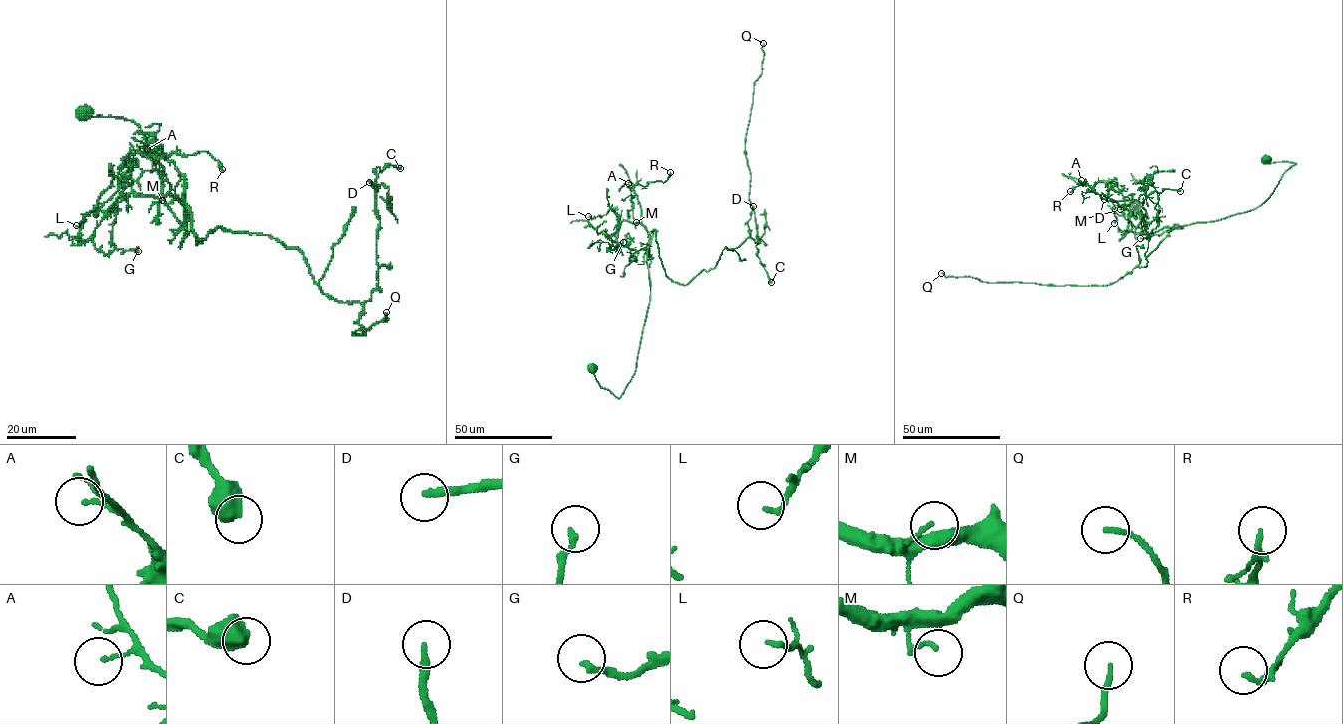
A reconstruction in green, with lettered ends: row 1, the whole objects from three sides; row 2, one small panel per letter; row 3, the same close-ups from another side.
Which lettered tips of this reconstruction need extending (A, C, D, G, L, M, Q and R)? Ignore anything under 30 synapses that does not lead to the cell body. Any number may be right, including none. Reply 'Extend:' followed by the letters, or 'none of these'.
Extend: D, Q

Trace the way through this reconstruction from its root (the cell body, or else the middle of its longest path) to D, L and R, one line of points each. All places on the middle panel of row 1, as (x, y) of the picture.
D: (592, 366), (619, 398), (636, 368), (654, 230), (665, 274), (686, 285), (725, 248), (759, 242), (753, 206)
L: (592, 366), (599, 385), (619, 398), (636, 368), (653, 232), (625, 220), (619, 226), (610, 209), (588, 216)
R: (592, 366), (618, 398), (634, 374), (653, 233), (640, 221), (634, 187), (664, 183), (670, 172)

